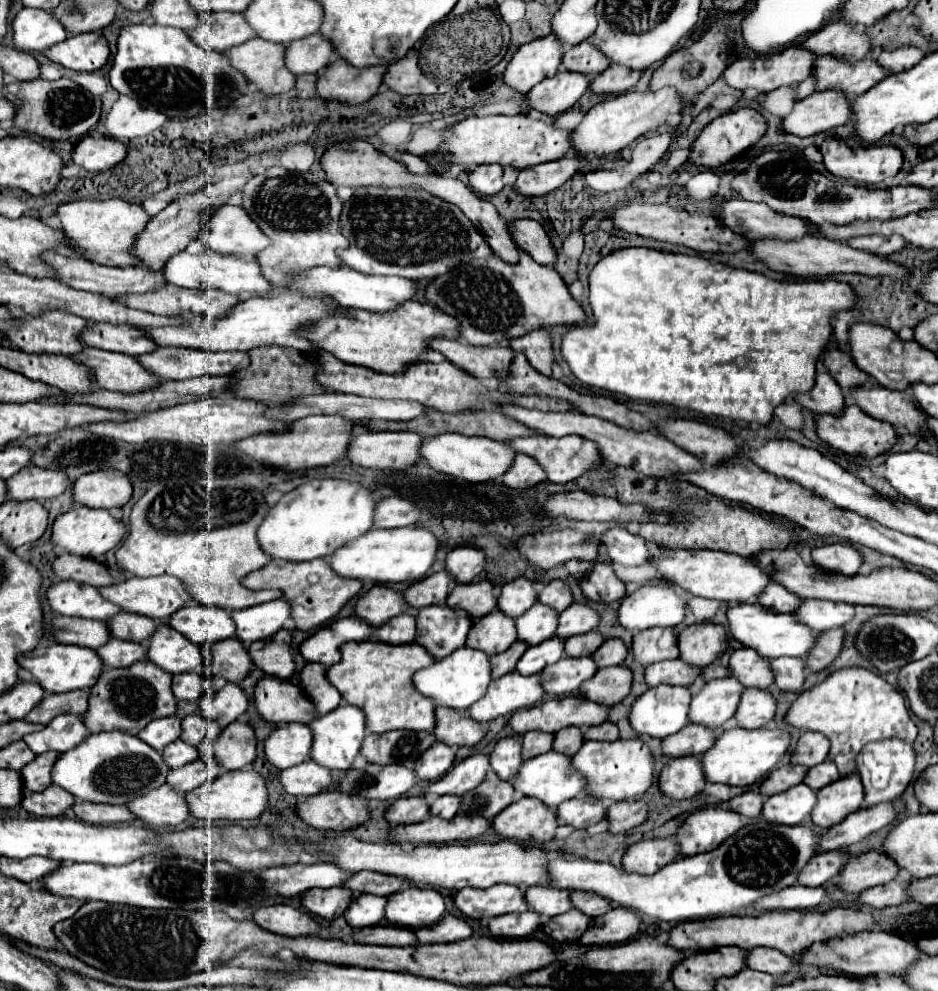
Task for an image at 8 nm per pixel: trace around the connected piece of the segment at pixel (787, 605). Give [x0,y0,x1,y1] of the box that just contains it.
[757,582,801,612]

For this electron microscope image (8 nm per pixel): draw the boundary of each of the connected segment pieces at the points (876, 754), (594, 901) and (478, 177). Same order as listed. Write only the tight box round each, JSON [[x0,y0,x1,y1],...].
[[857,738,915,808],[571,892,611,918],[471,164,503,196]]

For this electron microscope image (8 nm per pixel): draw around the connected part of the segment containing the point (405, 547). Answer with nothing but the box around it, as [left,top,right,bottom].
[329,528,437,584]

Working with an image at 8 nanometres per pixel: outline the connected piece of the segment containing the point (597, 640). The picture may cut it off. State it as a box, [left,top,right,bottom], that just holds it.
[565,630,603,658]

